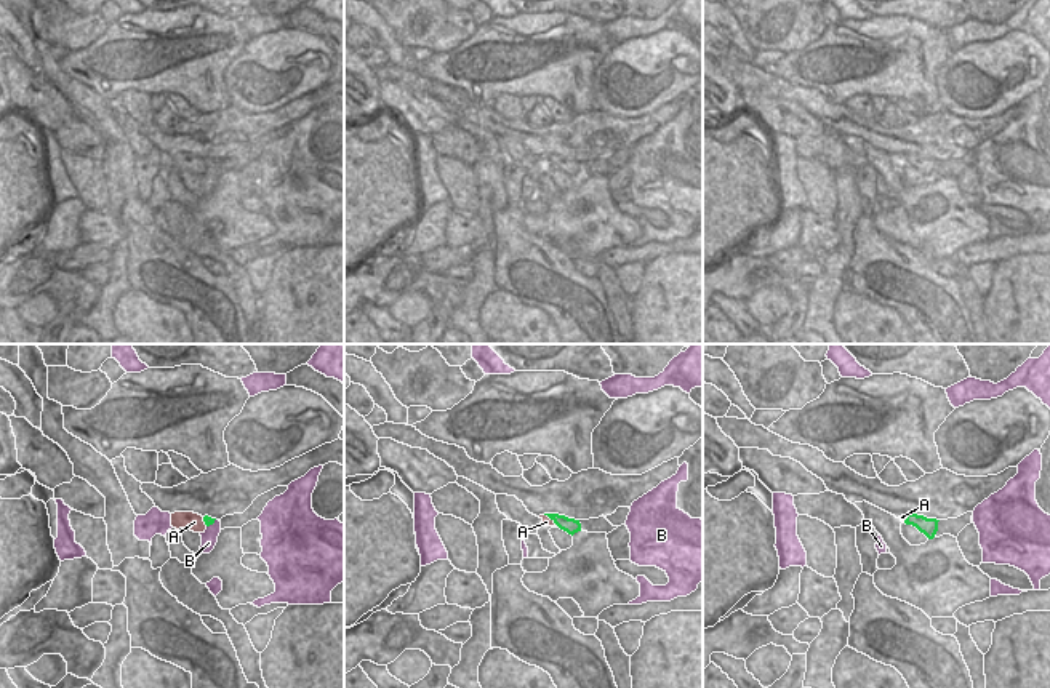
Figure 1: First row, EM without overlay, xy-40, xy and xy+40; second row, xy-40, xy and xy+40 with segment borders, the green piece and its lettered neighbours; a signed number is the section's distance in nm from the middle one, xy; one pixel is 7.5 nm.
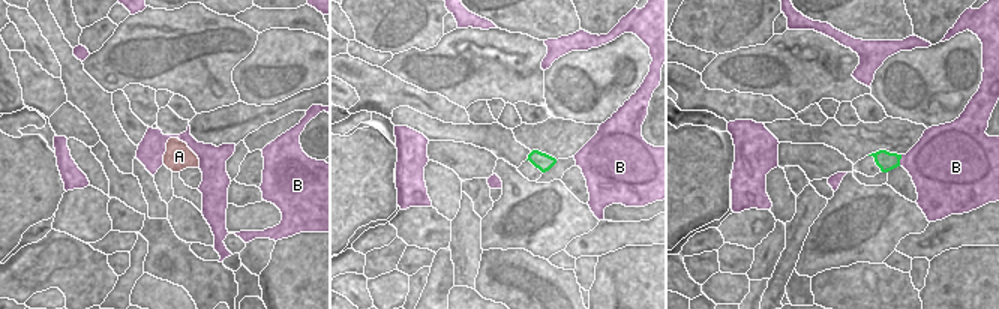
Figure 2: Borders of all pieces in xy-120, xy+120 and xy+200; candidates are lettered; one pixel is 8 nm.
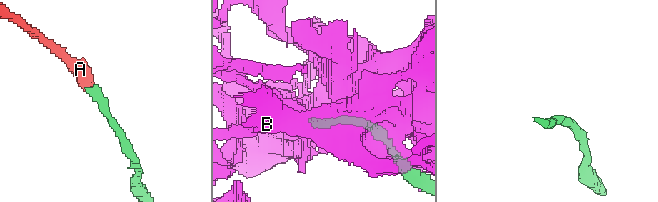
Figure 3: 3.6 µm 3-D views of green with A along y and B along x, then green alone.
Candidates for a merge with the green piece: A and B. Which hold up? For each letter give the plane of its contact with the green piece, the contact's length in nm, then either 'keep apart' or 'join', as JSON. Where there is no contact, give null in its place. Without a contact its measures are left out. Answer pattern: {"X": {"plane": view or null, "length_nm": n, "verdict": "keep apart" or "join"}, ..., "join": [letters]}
{"A": {"plane": "xy", "length_nm": 140, "verdict": "join"}, "B": {"plane": "xy-40", "length_nm": 100, "verdict": "keep apart"}, "join": ["A"]}

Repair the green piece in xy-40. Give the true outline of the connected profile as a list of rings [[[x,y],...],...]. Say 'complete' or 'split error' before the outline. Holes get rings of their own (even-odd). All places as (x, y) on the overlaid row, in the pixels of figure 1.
split error | [[[174,512],[171,514],[171,526],[179,530],[179,528],[187,528],[194,533],[205,533],[205,530],[214,523],[216,518],[211,518],[208,515],[202,517],[194,512]]]

